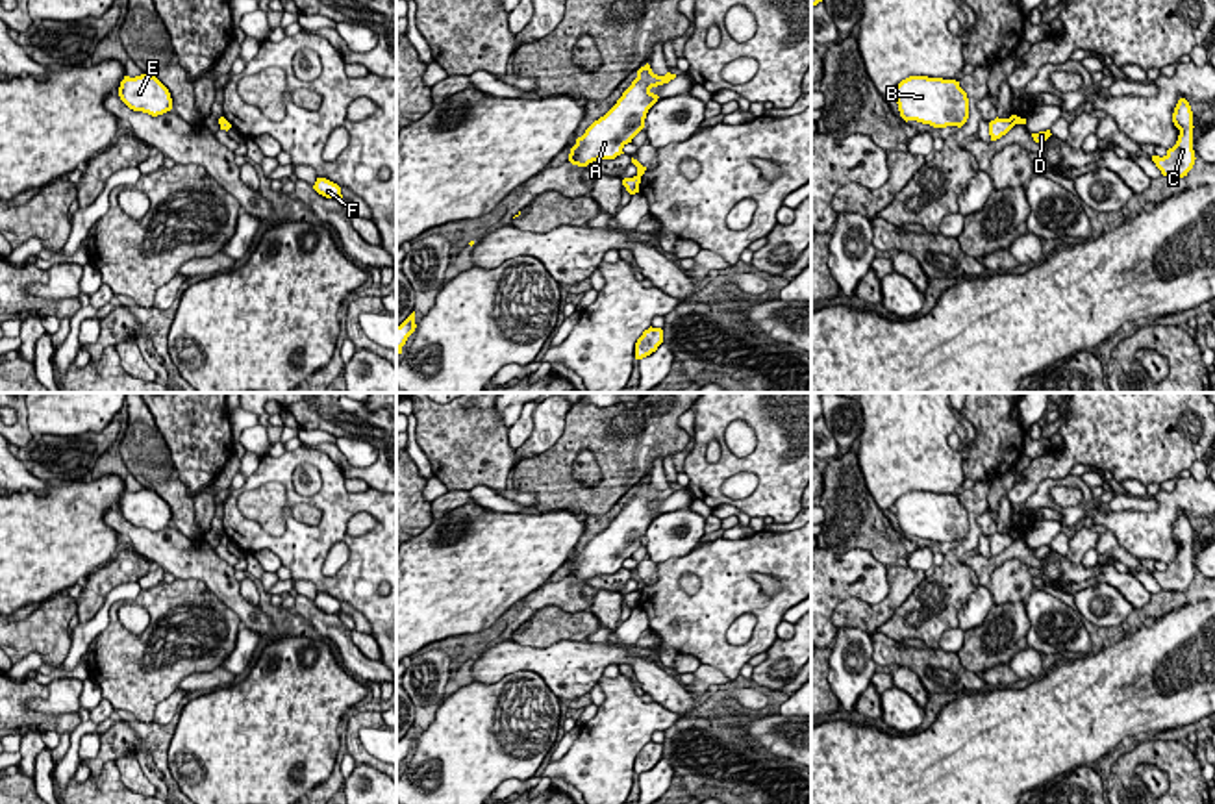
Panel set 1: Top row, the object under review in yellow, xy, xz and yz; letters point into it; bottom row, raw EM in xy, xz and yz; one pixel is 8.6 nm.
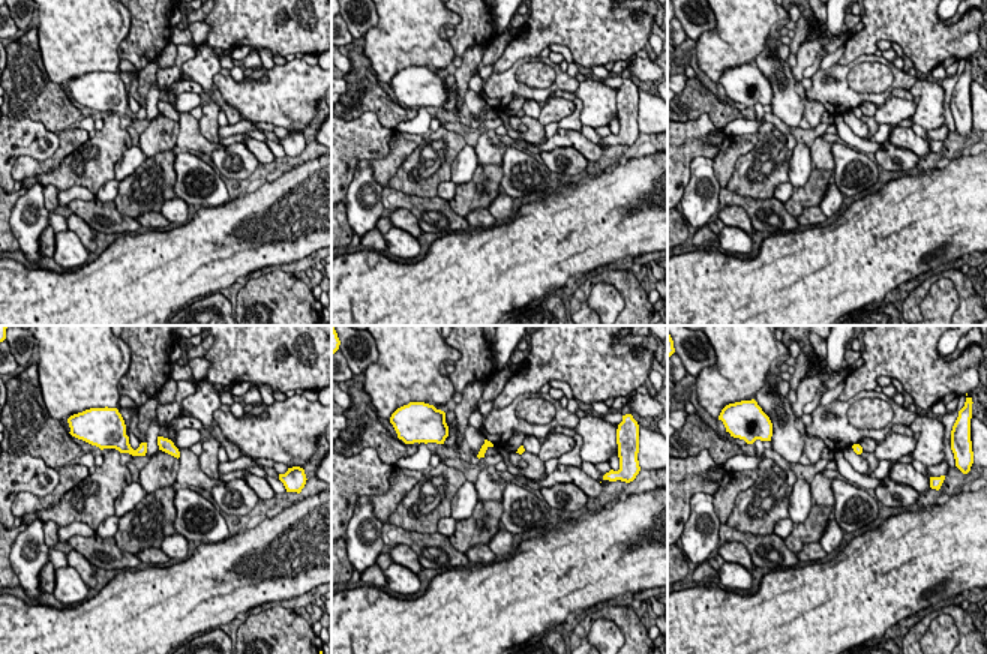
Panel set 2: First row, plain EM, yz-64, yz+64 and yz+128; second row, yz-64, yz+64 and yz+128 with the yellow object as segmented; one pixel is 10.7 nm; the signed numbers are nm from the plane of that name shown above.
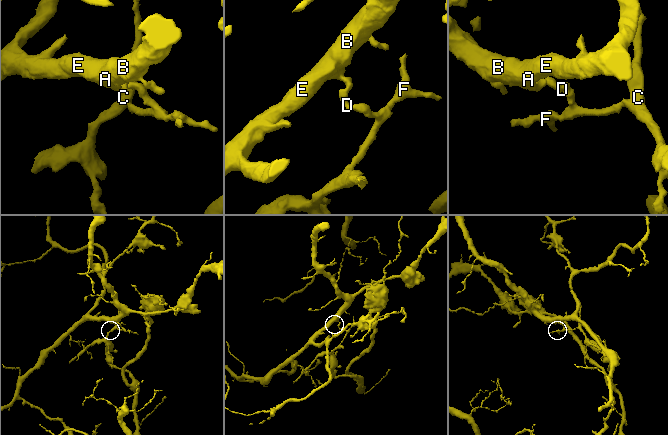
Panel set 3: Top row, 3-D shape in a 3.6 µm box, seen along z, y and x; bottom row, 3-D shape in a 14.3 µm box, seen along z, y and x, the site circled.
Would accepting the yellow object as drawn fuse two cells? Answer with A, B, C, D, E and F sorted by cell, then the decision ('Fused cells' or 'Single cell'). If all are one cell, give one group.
Groups: A B E / C D F. Fused cells

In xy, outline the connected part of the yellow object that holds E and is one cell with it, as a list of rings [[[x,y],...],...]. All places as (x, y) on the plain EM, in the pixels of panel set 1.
[[[141,489],[135,493],[124,491],[119,502],[119,511],[130,524],[152,532],[172,524],[169,504],[152,489]]]

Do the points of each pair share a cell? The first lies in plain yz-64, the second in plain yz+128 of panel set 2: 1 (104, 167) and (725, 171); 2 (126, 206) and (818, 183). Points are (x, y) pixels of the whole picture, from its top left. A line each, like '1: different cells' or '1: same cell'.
1: different cells
2: same cell

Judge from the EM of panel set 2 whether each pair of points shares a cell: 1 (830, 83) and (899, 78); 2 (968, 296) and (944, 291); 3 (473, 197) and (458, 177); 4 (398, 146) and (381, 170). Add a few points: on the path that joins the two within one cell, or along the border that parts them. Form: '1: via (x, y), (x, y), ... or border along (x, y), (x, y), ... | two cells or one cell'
1: via (848, 98), (882, 96) | one cell
2: border along (923, 300), (936, 279), (947, 278), (959, 308) | two cells
3: border along (477, 164), (473, 176), (467, 182), (456, 185) | two cells
4: via (398, 152), (387, 164) | one cell

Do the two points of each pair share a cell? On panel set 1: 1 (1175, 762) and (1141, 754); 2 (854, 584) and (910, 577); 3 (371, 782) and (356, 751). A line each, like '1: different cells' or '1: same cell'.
1: same cell
2: different cells
3: different cells

